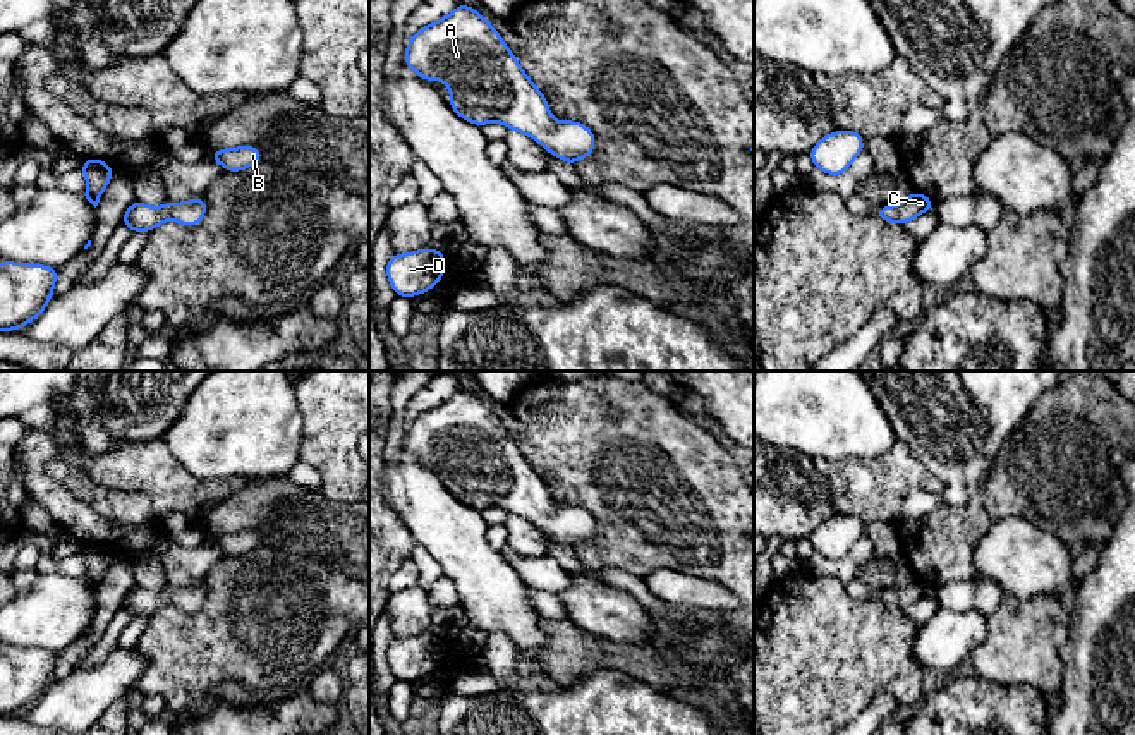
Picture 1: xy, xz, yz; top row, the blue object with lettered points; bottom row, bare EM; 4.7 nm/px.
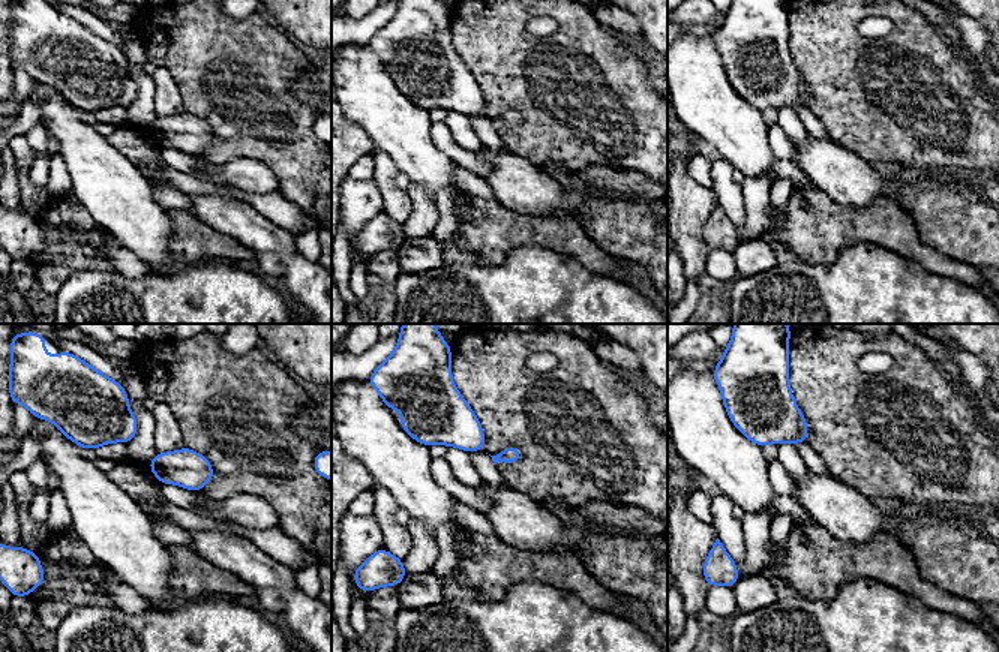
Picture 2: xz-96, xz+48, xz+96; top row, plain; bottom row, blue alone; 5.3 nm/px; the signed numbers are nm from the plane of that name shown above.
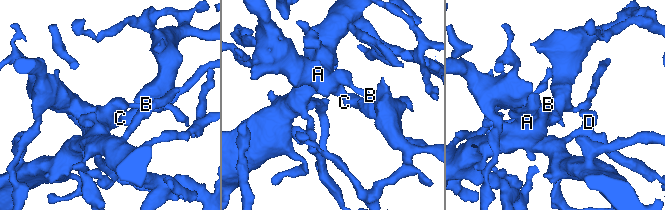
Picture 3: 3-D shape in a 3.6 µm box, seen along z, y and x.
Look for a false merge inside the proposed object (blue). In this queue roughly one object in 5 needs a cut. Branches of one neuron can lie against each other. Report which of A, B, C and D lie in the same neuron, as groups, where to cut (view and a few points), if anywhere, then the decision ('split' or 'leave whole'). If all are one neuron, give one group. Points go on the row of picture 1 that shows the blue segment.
A B C D; no cut; leave whole

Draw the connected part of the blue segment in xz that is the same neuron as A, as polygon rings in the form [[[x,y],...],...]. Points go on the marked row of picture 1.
[[[458,3],[452,14],[416,31],[405,46],[404,64],[424,81],[438,79],[448,84],[448,106],[477,127],[500,122],[536,139],[543,149],[572,165],[594,151],[594,132],[577,120],[558,124],[553,118],[546,96],[527,77],[501,34],[469,5]]]

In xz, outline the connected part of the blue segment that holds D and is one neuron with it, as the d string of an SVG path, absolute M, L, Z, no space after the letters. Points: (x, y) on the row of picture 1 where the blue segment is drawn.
M424 247L407 254L391 254L386 263L388 283L398 297L416 297L433 290L445 275L446 254Z

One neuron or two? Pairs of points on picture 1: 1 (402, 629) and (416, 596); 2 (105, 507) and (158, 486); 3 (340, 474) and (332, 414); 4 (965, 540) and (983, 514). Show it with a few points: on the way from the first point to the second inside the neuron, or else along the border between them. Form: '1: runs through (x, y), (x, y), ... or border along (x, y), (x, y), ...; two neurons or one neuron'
1: runs through (407, 620), (412, 605); one neuron
2: border along (102, 485), (138, 490), (158, 522); two neurons
3: runs through (339, 459), (332, 450), (332, 430); one neuron
4: runs through (971, 533), (976, 521); one neuron

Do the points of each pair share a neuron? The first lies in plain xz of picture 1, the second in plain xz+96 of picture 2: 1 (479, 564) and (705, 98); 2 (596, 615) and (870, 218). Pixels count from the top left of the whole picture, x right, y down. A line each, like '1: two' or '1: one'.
1: one
2: two

